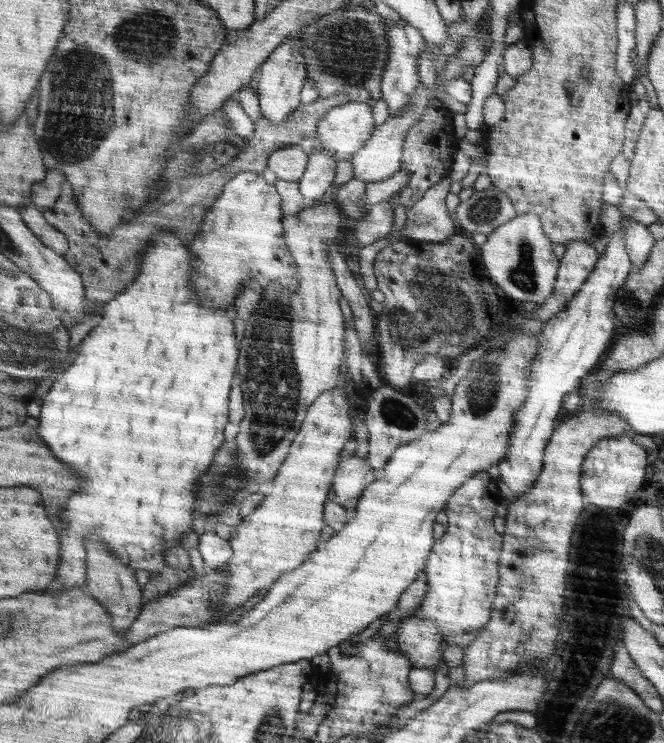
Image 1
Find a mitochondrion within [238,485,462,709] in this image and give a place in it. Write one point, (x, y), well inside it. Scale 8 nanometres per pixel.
(367, 672)

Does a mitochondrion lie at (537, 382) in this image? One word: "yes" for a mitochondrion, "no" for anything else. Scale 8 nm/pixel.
no

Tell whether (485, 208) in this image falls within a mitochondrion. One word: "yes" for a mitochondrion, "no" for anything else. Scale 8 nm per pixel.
yes

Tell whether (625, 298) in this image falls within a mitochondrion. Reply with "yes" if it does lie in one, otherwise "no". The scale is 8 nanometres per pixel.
yes

